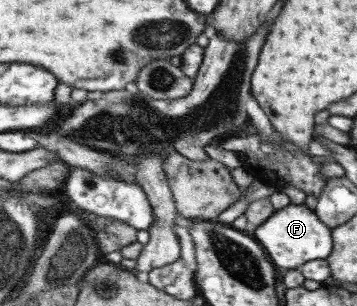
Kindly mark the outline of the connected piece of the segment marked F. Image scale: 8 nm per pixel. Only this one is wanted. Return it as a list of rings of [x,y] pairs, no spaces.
[[[305,203],[287,204],[275,212],[260,225],[253,229],[255,241],[262,247],[274,268],[296,269],[298,265],[310,261],[310,259],[324,259],[331,252],[331,229],[324,225],[316,215],[315,210],[310,209]]]

